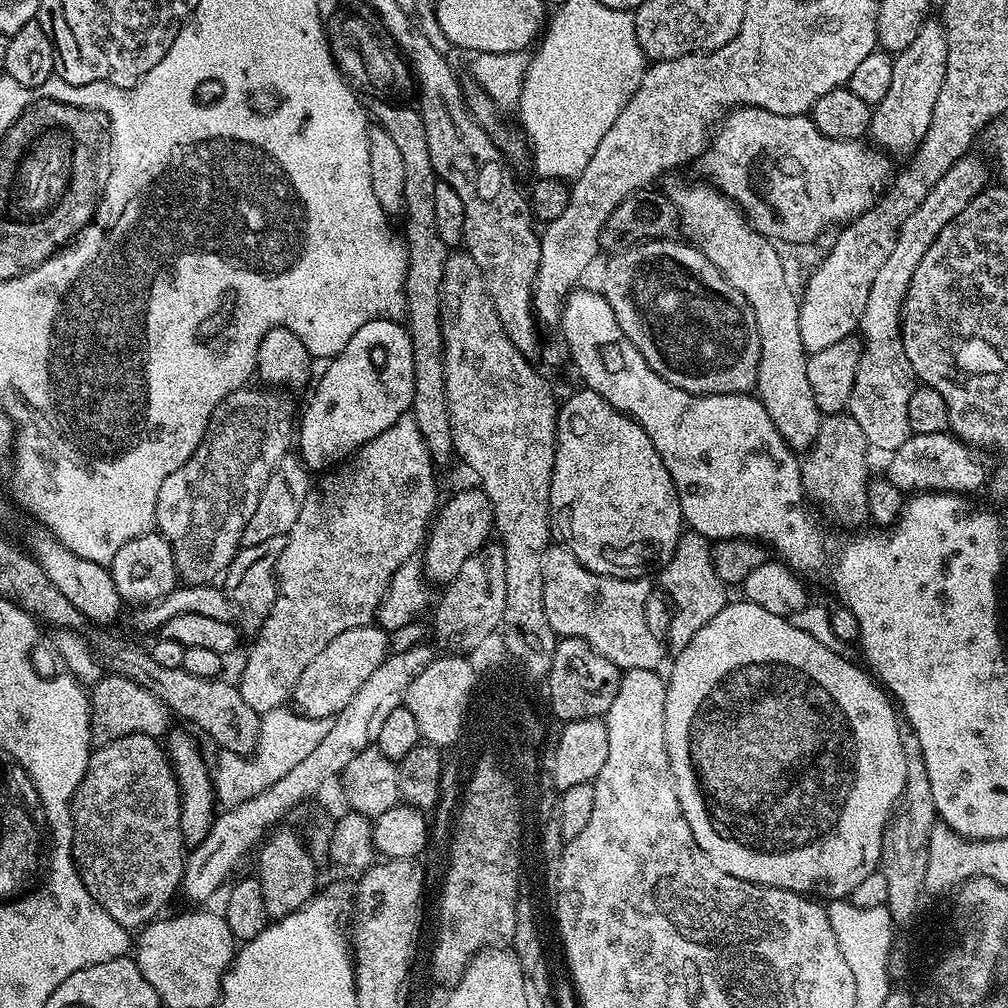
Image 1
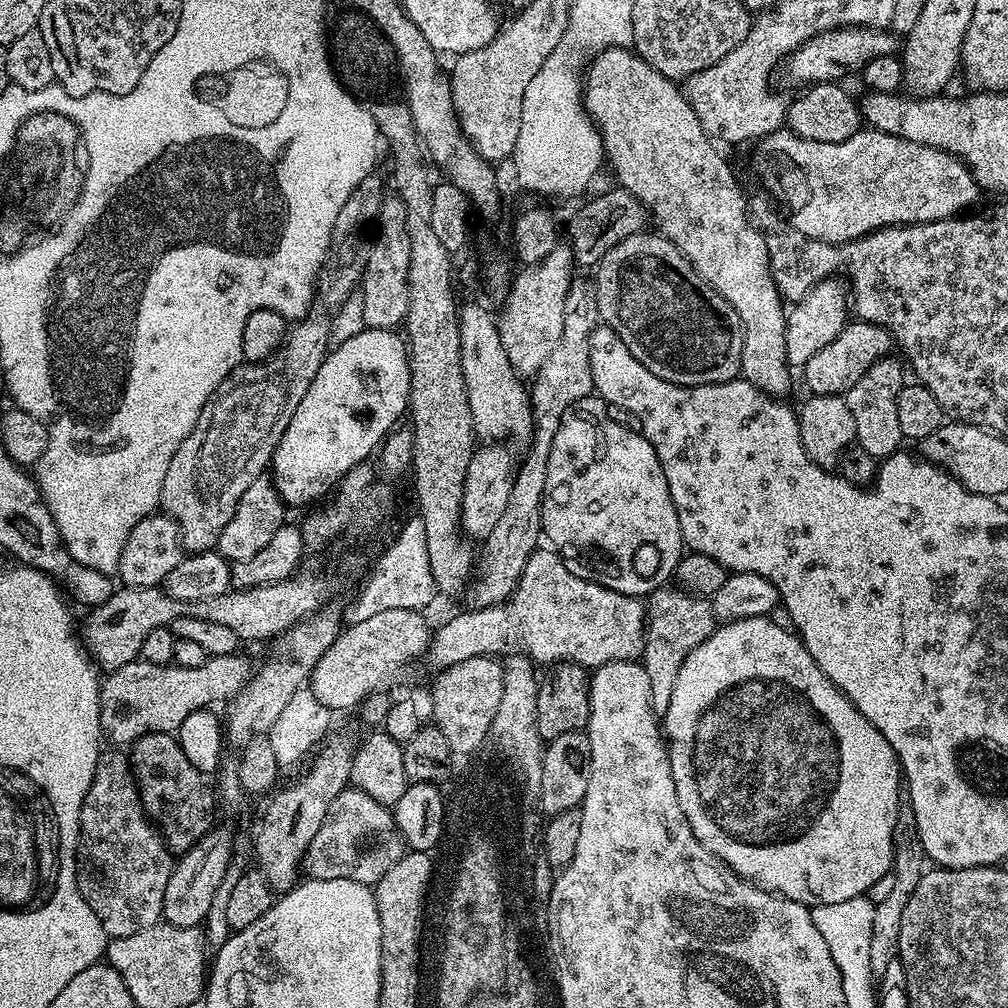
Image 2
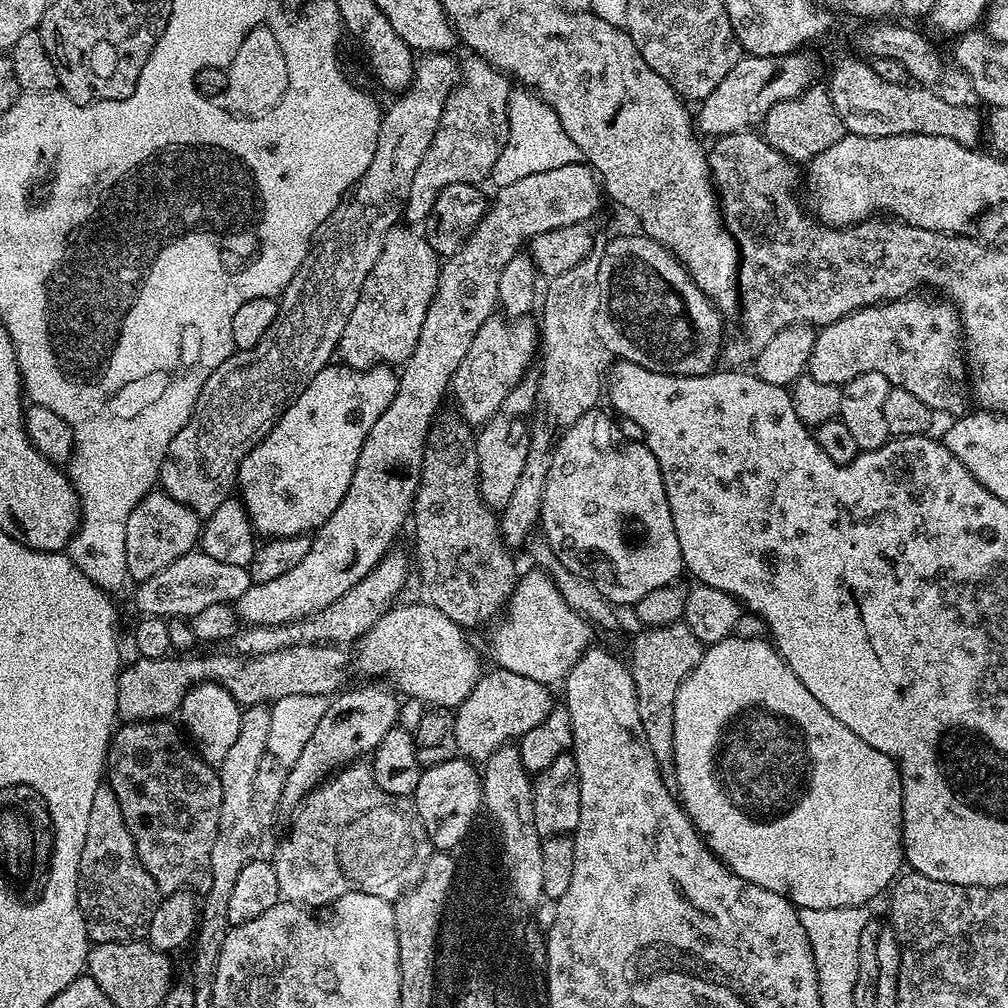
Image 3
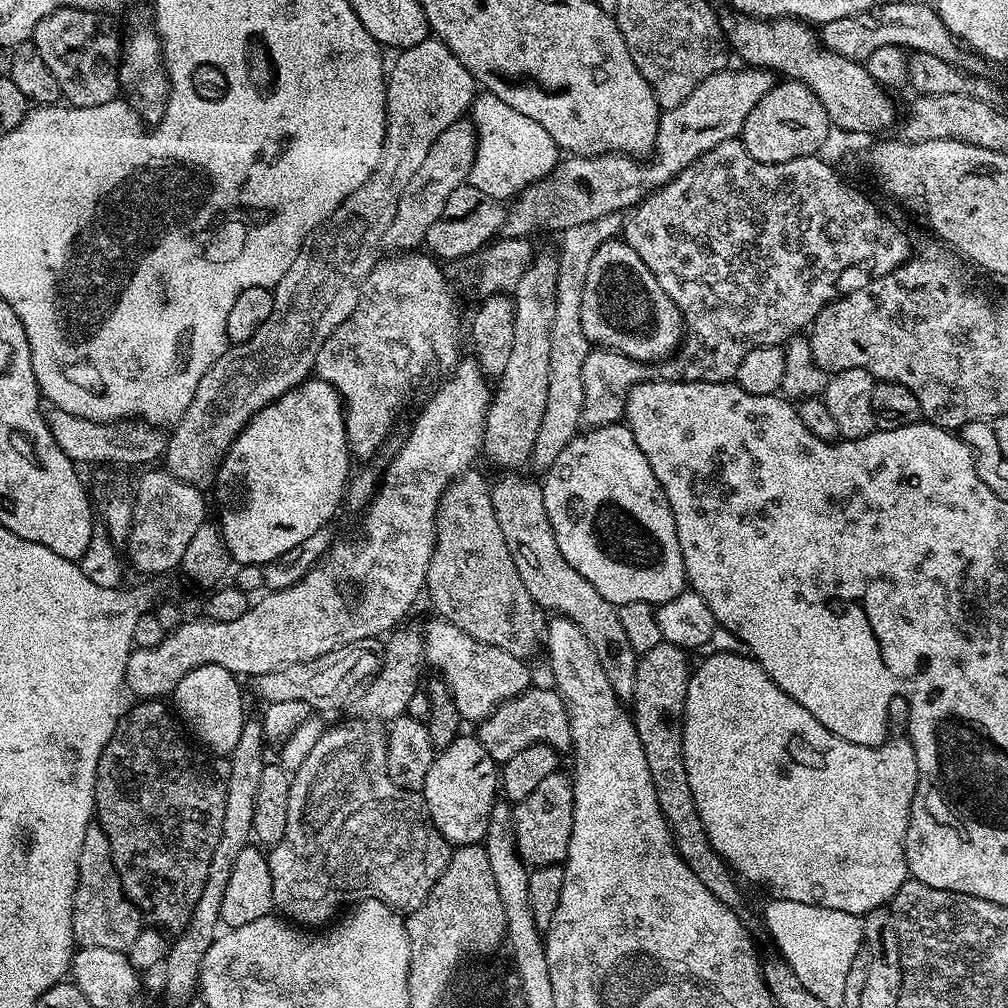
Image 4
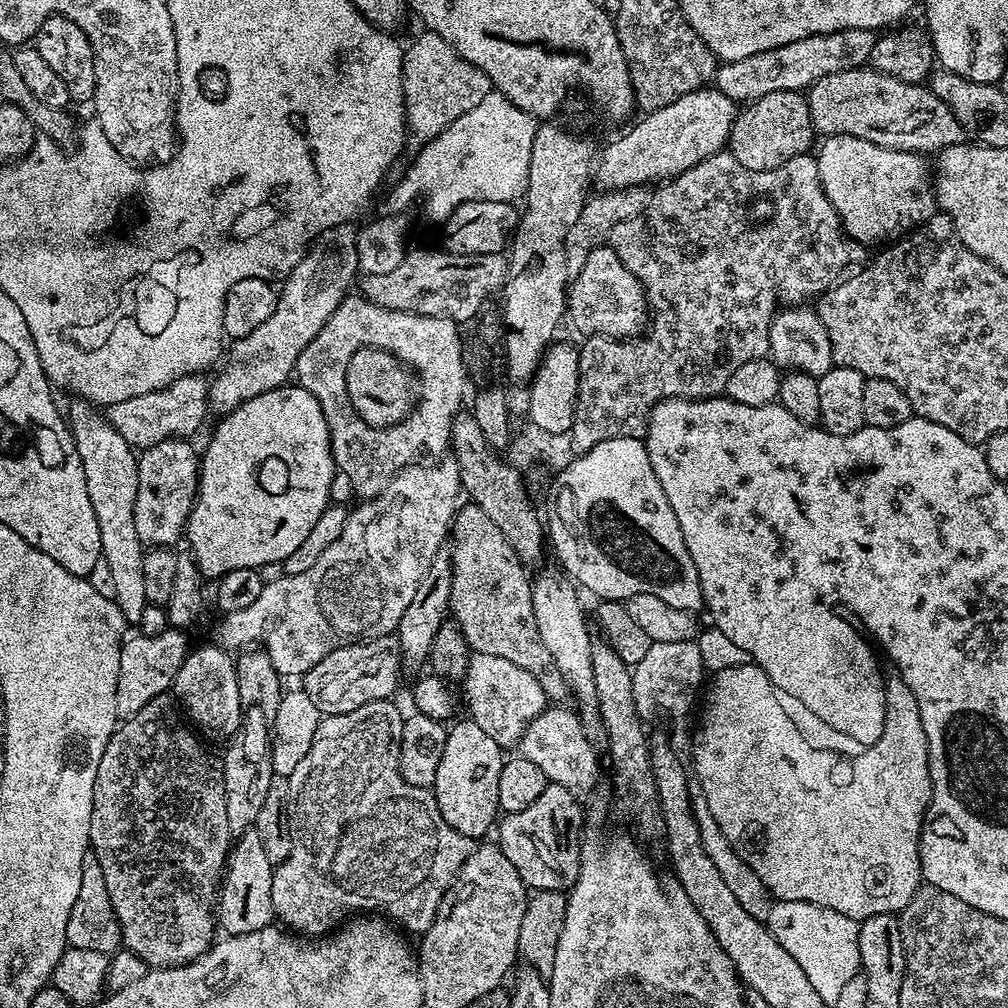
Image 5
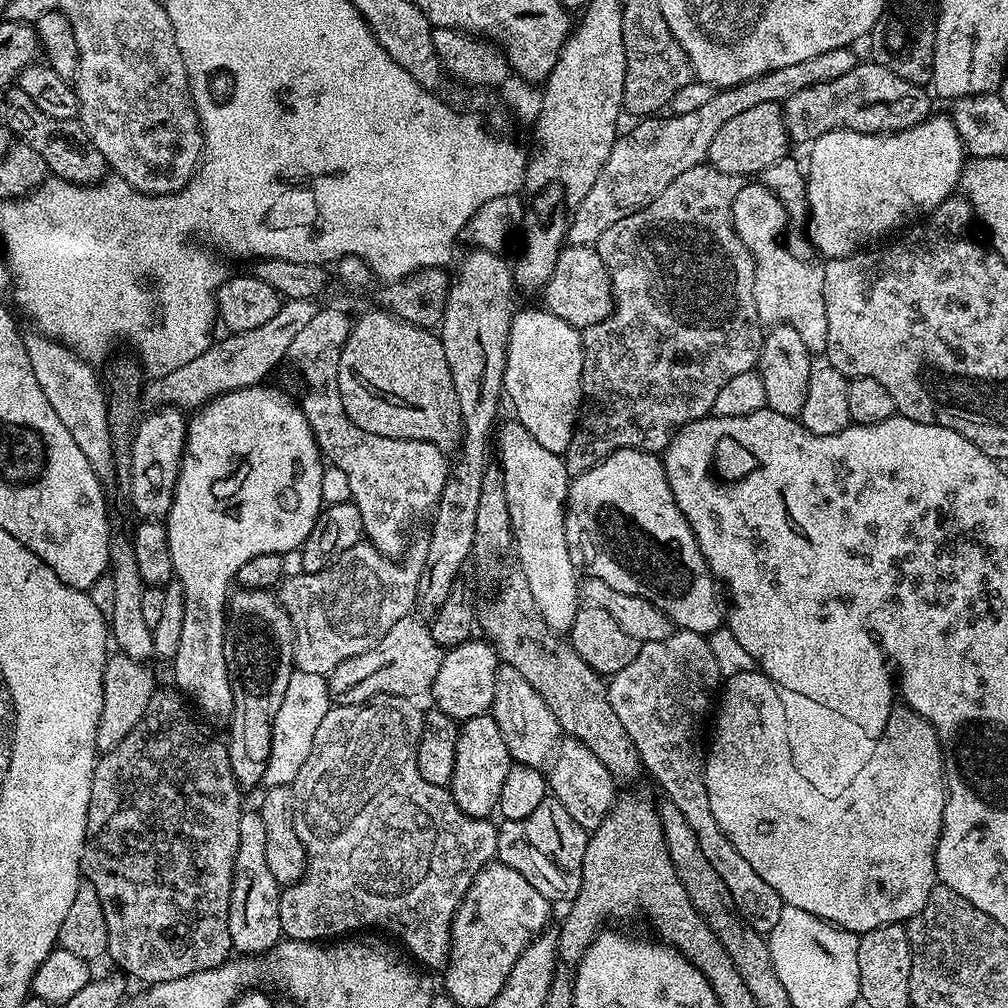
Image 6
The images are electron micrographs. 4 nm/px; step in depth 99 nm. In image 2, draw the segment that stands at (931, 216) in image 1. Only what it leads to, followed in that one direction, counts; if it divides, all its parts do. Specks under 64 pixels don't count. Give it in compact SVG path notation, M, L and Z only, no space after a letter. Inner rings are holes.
M885 358L874 362L874 366L870 366L866 374L862 374L862 378L858 378L858 382L854 382L854 386L850 386L850 390L846 393L850 414L854 414L856 444L862 450L866 450L866 454L877 458L891 456L902 444L898 430L896 399L905 386L906 377L900 369L901 361L892 359Z

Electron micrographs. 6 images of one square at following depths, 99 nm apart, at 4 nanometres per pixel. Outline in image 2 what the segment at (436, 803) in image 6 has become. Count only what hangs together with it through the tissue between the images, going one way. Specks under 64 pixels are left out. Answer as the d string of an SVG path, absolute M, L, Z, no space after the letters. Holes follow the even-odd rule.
M349 786L334 798L322 826L318 826L318 834L314 834L314 842L306 850L302 868L313 880L350 878L350 882L374 886L390 866L404 857L405 851L393 809Z

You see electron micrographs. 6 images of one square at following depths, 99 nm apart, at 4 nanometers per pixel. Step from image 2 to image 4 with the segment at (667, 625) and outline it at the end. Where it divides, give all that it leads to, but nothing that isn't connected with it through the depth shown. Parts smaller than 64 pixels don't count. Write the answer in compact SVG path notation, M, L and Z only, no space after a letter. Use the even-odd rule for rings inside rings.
M663 642L654 646L654 650L643 653L636 662L636 681L630 711L636 722L642 750L646 754L646 766L650 766L650 778L656 787L658 804L662 806L664 817L668 819L680 856L720 901L732 906L737 903L737 881L730 875L729 865L708 841L702 818L698 818L698 810L694 806L694 794L690 794L690 782L686 778L682 734L690 675L688 656L689 653L685 649Z

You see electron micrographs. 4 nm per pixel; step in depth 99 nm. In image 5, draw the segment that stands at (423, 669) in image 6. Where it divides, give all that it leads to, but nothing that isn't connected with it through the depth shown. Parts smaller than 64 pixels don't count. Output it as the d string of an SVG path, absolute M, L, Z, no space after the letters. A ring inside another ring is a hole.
M395 635L379 636L373 640L361 640L359 644L347 644L322 658L302 677L302 691L318 706L324 716L346 714L366 706L366 702L389 699L400 684L402 657L400 642Z

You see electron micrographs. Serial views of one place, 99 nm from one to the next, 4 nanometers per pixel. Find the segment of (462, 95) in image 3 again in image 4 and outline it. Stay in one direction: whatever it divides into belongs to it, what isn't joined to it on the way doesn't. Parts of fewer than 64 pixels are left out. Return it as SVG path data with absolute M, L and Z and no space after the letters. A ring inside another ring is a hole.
M467 119L451 124L442 130L442 134L438 134L434 146L430 146L430 154L426 154L426 159L422 161L422 166L418 166L414 178L410 178L406 190L402 190L402 198L398 198L394 222L390 222L384 235L383 247L389 253L411 252L424 244L430 226L434 226L442 206L446 206L446 198L450 198L458 186L466 183L472 165L476 162L477 143L478 133Z

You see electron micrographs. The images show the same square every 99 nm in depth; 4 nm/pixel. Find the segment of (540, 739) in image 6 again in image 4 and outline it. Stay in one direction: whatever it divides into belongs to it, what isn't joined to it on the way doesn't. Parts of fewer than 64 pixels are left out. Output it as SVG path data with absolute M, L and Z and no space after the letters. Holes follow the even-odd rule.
M432 618L428 628L423 629L424 634L424 659L429 669L437 668L439 679L445 680L450 686L450 692L454 702L458 706L458 714L461 721L479 722L485 720L493 710L507 700L522 695L528 691L533 683L532 676L528 673L529 665L523 660L514 658L514 654L506 654L506 650L498 650L498 646L486 646L486 642L478 642L466 634L466 630L458 630L449 620Z

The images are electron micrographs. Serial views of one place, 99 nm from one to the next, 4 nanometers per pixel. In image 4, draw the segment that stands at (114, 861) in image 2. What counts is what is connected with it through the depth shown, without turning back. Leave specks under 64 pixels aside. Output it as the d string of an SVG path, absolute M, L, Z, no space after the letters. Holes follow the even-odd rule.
M98 826L89 827L78 854L78 878L72 899L72 939L81 948L127 953L141 931L140 911L128 901L128 895L124 892L106 834Z

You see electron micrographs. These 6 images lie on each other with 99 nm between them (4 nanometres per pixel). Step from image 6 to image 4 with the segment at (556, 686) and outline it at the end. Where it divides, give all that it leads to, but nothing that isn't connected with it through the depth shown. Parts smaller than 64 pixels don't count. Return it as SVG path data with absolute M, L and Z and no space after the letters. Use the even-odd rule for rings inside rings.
M469 470L463 476L453 480L452 485L442 494L440 509L436 515L436 545L434 554L430 558L428 567L428 582L426 585L426 596L432 599L436 607L435 615L442 620L449 620L458 630L466 630L470 638L478 642L486 642L486 646L498 646L498 650L506 650L506 654L514 654L514 658L525 662L531 661L531 656L536 652L536 615L538 609L535 602L530 598L522 578L518 578L518 566L514 566L514 558L510 558L510 550L506 546L506 538L502 538L502 526L498 526L498 514L494 514L494 502L492 501L492 490L489 481L484 481L484 476L477 470Z

